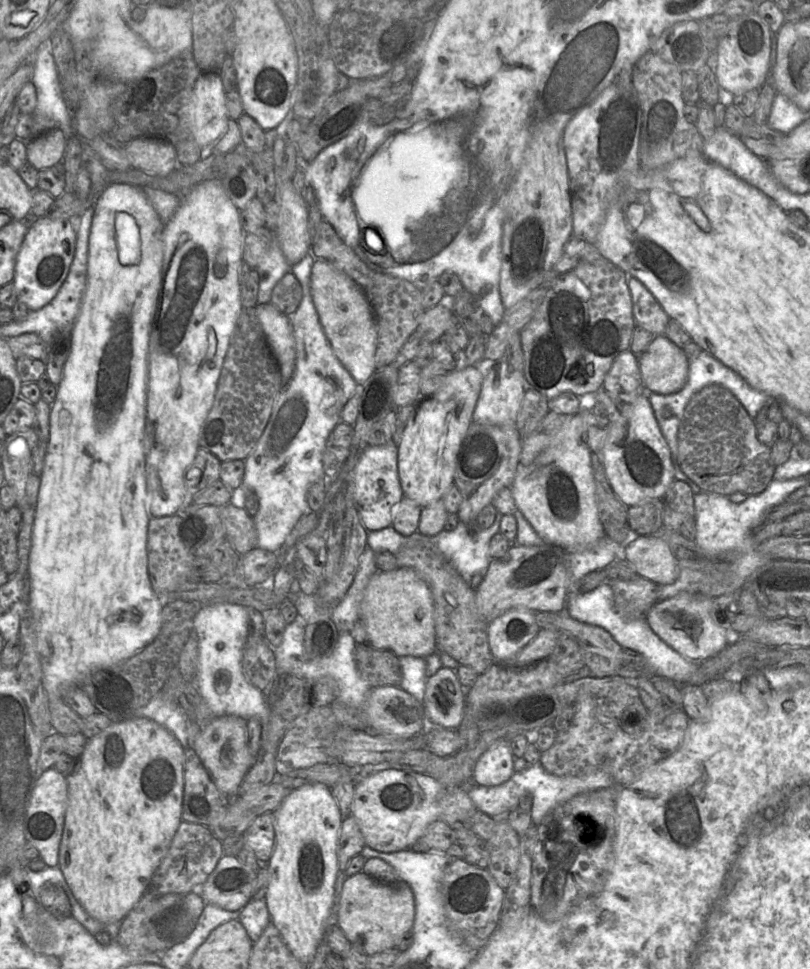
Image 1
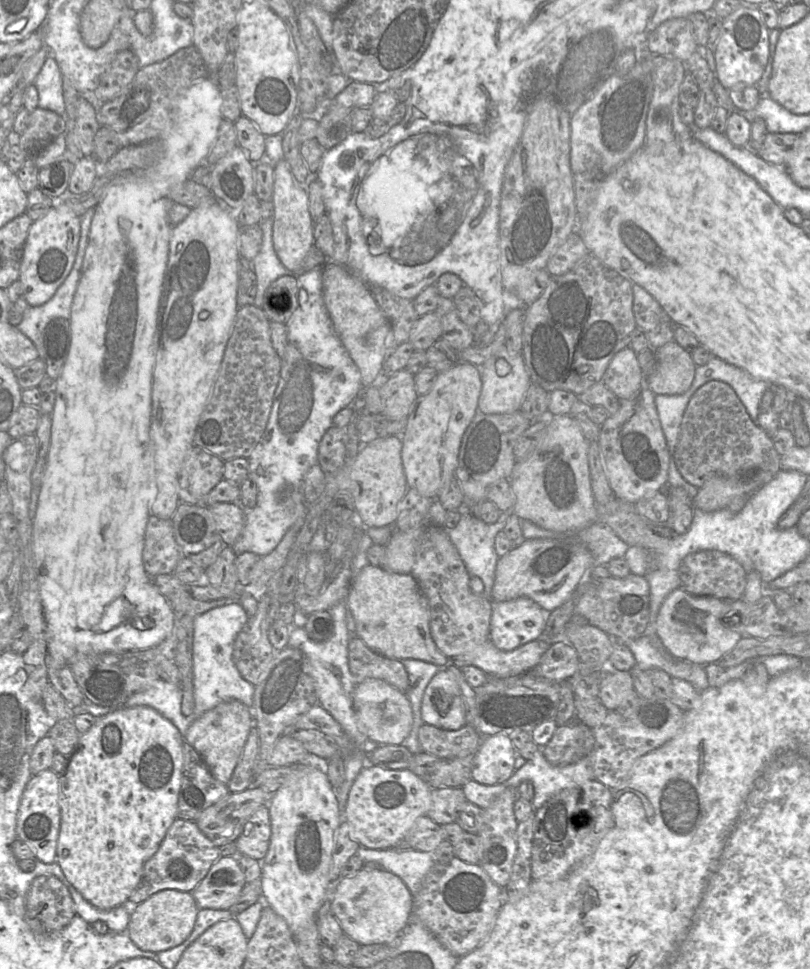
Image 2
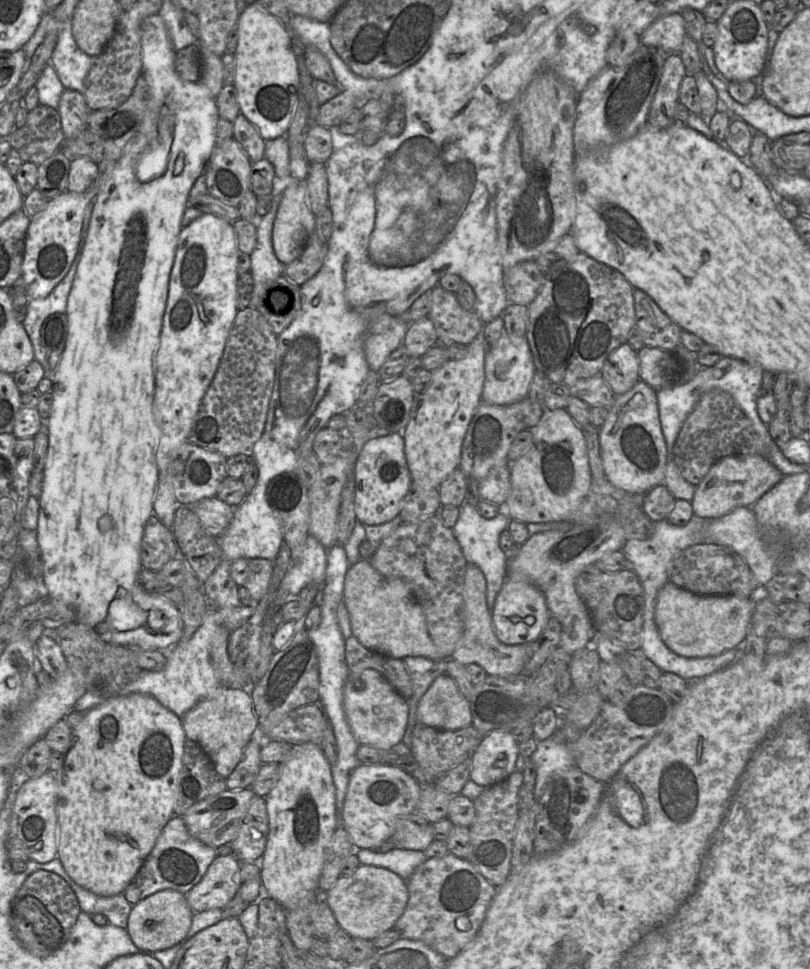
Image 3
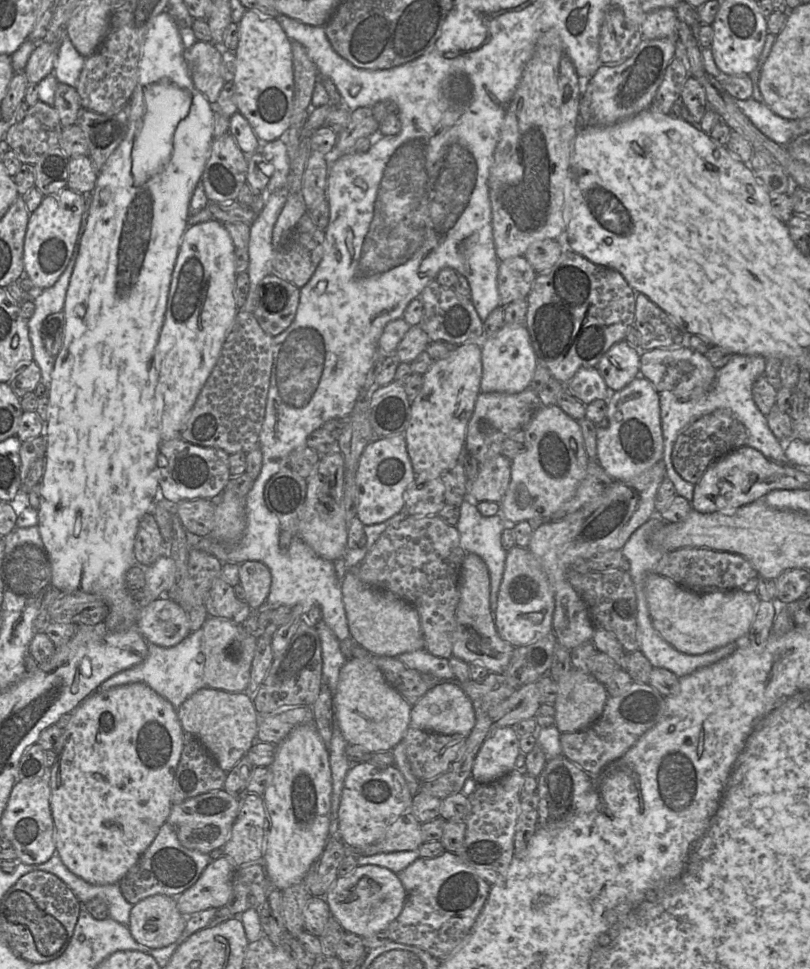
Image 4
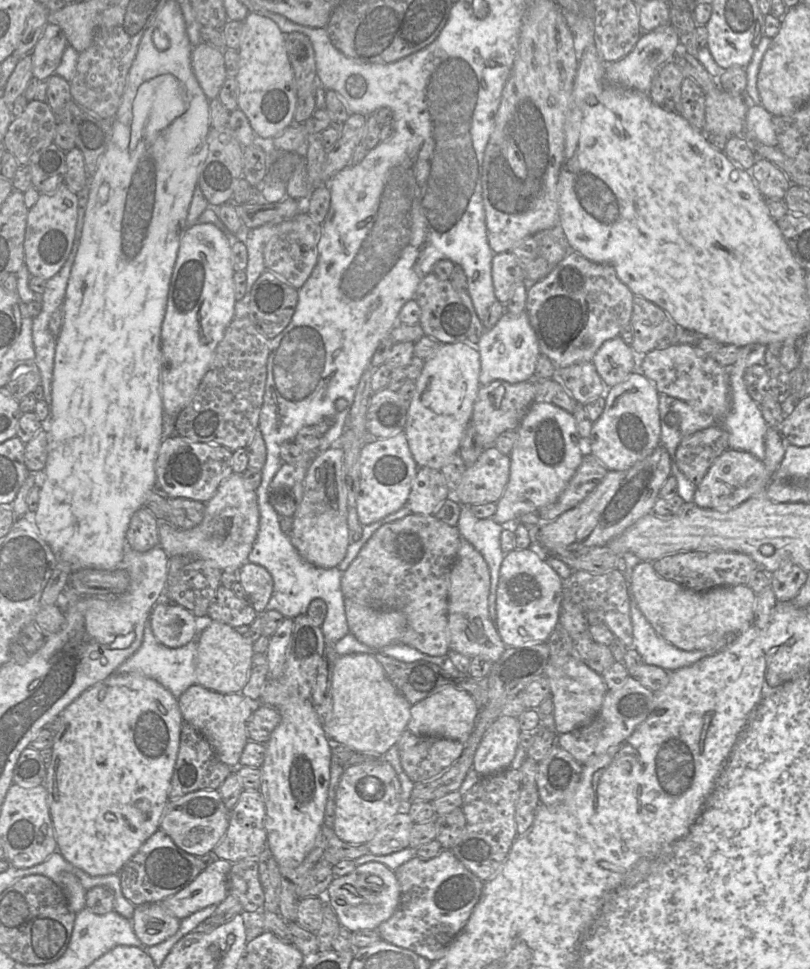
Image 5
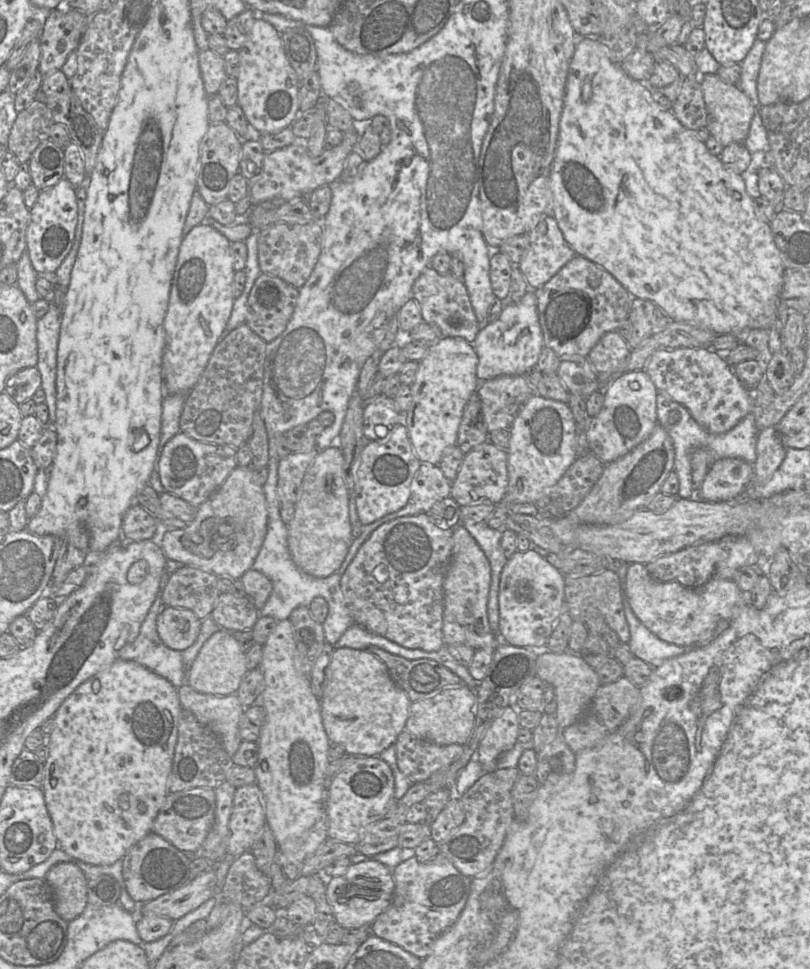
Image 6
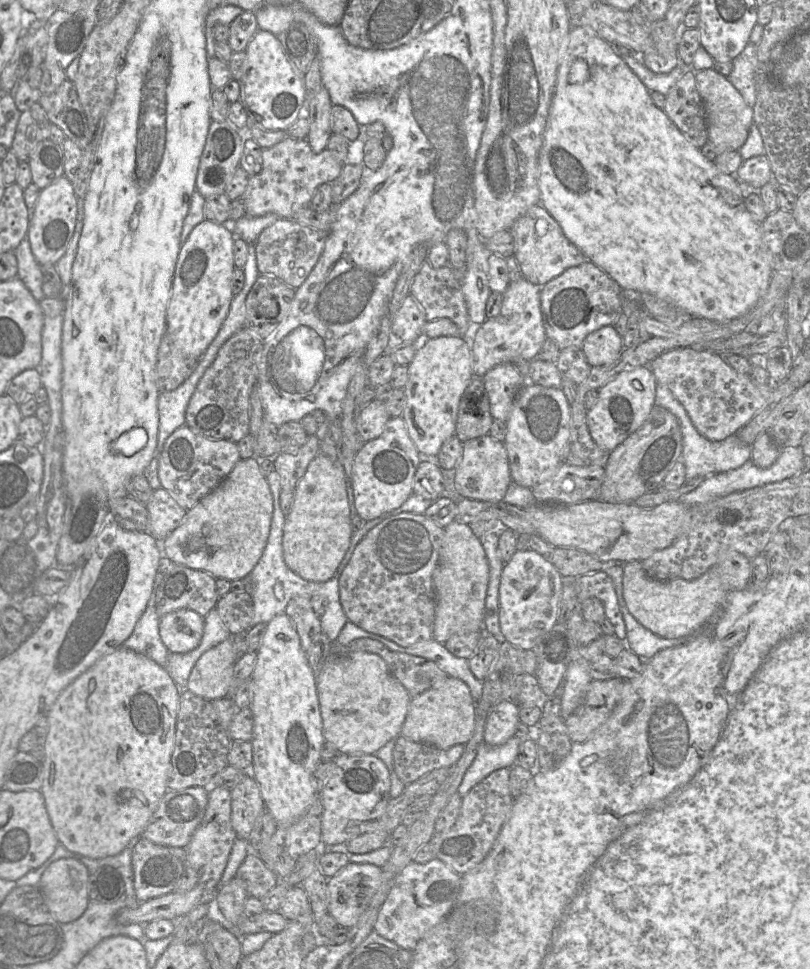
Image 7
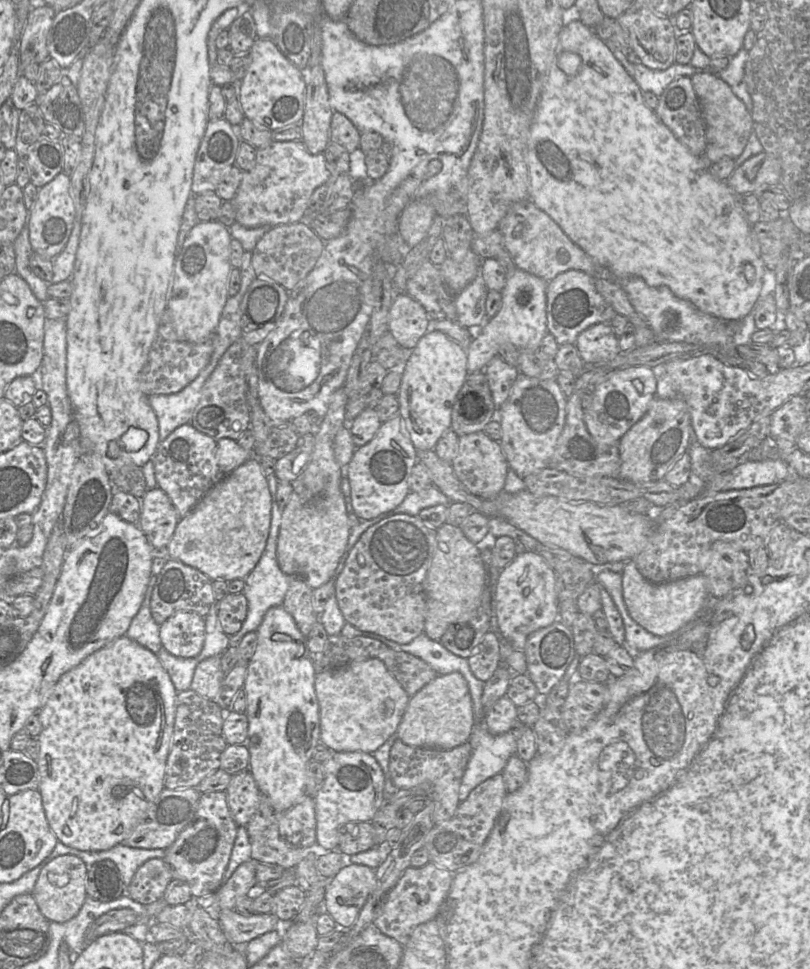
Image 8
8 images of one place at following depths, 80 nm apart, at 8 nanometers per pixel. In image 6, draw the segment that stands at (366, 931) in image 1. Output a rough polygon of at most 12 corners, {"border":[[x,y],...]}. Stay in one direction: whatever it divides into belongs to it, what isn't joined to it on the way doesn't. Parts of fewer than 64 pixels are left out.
{"border":[[376,861],[327,878],[334,921],[369,928],[390,905],[392,870]]}

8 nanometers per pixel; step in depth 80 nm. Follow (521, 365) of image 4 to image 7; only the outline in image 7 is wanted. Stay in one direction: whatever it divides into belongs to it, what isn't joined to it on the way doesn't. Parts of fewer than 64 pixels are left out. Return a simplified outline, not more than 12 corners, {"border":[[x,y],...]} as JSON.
{"border":[[509,282],[470,343],[473,376],[531,361],[547,338],[541,287]]}

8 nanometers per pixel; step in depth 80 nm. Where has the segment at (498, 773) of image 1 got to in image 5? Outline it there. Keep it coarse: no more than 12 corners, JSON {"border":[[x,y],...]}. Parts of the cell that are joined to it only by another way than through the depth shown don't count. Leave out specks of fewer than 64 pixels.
{"border":[[501,716],[484,734],[473,768],[480,778],[510,768],[517,718]]}

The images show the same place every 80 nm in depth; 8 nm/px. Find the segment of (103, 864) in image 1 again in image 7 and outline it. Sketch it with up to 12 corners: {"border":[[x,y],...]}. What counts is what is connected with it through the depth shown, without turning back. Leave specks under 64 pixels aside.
{"border":[[124,647],[47,714],[59,844],[102,859],[168,791],[181,688]]}

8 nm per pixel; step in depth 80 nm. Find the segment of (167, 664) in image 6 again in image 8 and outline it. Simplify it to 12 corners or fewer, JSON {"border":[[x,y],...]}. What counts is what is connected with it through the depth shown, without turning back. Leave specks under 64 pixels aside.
{"border":[[150,576],[141,607],[125,634],[155,654],[160,625],[150,601],[157,576]]}

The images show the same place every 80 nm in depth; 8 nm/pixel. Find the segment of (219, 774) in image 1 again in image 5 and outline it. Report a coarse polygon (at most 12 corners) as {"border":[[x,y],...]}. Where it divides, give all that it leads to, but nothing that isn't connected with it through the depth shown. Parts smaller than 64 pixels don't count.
{"border":[[194,684],[178,698],[183,721],[231,768],[250,741],[255,704]]}

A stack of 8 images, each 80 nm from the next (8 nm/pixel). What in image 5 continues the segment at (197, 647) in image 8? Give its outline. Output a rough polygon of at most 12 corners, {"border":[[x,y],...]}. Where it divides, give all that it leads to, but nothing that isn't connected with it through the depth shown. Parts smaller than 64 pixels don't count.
{"border":[[172,602],[155,604],[148,623],[169,648],[197,639],[200,621]]}

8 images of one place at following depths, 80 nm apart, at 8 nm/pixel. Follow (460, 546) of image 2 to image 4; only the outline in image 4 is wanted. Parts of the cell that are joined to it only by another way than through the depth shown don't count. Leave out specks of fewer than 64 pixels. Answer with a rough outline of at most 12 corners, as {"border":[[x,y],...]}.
{"border":[[463,500],[456,528],[464,551],[478,555],[490,575],[495,622],[507,552],[500,514],[482,516]]}

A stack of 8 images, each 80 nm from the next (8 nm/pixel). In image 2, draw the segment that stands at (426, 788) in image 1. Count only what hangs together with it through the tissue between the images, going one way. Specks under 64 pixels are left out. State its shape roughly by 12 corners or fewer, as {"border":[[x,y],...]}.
{"border":[[410,770],[356,777],[343,821],[360,847],[404,844],[431,788]]}

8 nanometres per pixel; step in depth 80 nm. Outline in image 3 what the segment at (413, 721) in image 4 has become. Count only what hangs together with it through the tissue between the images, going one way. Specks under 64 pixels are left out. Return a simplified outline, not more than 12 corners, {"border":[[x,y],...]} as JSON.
{"border":[[447,673],[422,696],[419,723],[472,725],[470,702]]}

